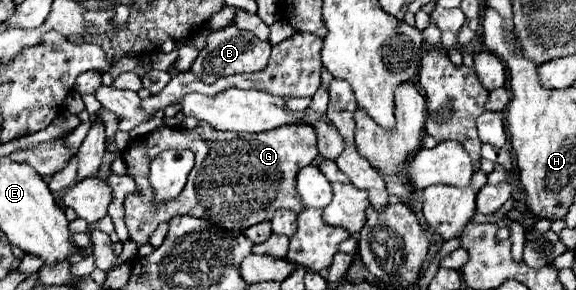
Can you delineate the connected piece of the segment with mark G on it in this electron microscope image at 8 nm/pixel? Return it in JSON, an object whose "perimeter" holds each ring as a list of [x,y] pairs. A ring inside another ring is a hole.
{"perimeter":[[[200,122],[194,130],[164,126],[146,136],[140,136],[132,140],[122,154],[128,172],[134,176],[140,190],[138,194],[128,194],[124,202],[124,222],[128,226],[130,240],[138,246],[148,244],[150,234],[162,222],[168,222],[178,214],[208,220],[226,230],[244,232],[258,222],[270,220],[276,208],[290,208],[300,212],[304,206],[294,188],[296,170],[308,166],[316,156],[316,134],[308,124],[286,124],[260,134],[232,134],[212,128],[208,122]],[[166,148],[192,150],[196,164],[178,202],[168,202],[160,210],[152,210],[148,204],[148,164]]]}

